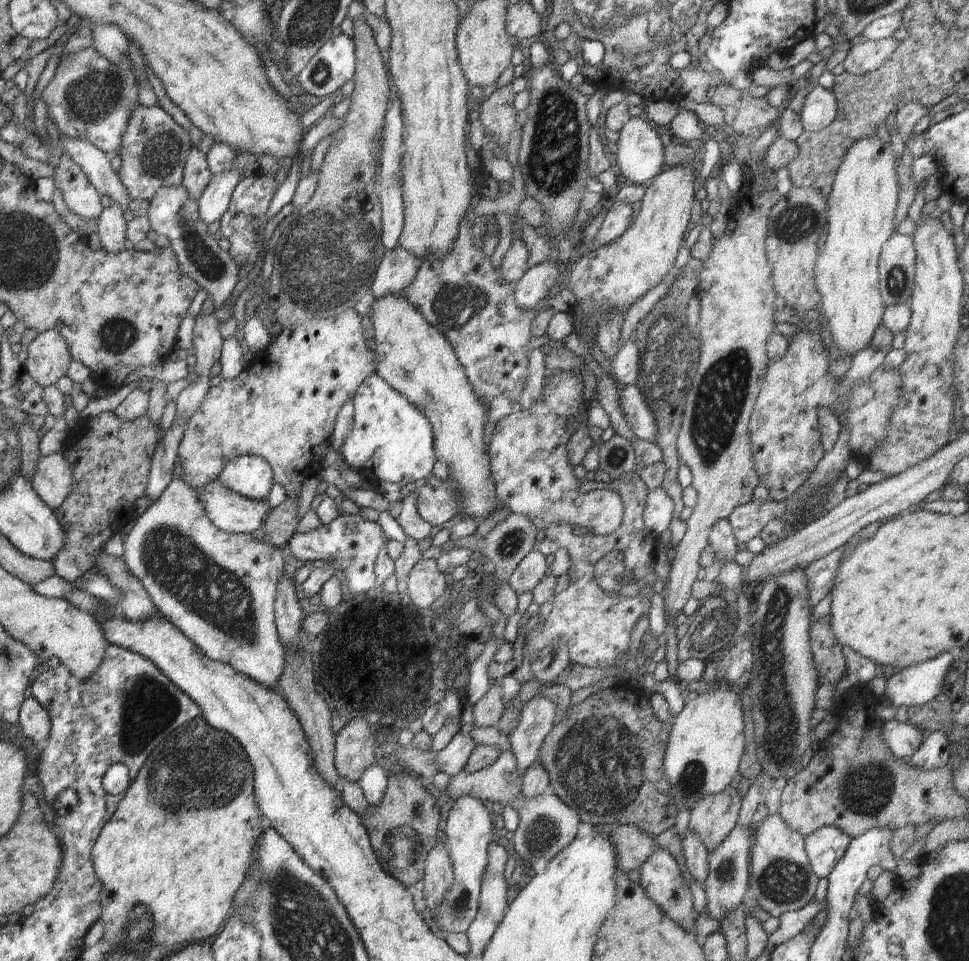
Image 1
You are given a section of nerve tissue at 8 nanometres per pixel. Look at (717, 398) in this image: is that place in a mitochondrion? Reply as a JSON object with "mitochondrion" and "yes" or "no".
{"mitochondrion":"yes"}

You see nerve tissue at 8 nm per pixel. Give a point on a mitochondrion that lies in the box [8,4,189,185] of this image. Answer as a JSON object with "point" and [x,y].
{"point":[90,99]}

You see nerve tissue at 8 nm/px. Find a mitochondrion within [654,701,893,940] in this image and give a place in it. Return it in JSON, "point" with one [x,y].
{"point":[783,880]}

